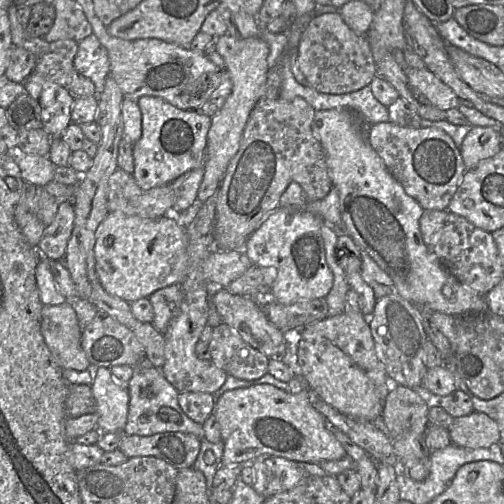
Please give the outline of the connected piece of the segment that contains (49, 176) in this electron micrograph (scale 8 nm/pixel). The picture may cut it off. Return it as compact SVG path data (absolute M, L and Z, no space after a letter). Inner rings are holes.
M18 149L13 151L12 159L19 168L24 181L36 186L44 186L53 181L55 165L47 156L20 153Z

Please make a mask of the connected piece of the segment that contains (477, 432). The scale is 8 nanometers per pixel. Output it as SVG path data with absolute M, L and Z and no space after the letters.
M478 411L454 417L448 431L452 443L468 449L486 448L502 441L496 421Z

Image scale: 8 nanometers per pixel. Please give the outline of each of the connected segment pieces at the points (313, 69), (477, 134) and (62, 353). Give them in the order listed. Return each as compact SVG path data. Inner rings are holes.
M339 11L312 17L297 47L297 64L307 85L321 93L354 92L370 85L376 76L376 64L367 37L349 28Z
M473 126L460 147L466 170L474 168L481 160L497 154L502 148L500 129L488 126Z
M70 302L43 305L40 328L48 349L62 369L87 370L90 363L81 346L83 328Z

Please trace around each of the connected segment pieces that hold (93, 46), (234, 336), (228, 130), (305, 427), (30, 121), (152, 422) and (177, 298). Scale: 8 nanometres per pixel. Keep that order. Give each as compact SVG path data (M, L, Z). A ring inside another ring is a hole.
M93 33L78 42L73 66L94 83L98 98L104 90L106 78L110 75L110 62L106 48Z
M224 323L212 329L209 350L211 360L227 375L243 380L255 380L268 373L269 358Z
M227 33L214 38L214 42L217 53L224 60L224 68L231 77L232 90L223 106L211 117L205 149L204 174L197 194L199 202L206 201L218 190L231 158L240 147L249 114L265 92L268 72L269 48L259 37L238 39Z
M257 384L225 391L216 400L212 415L216 417L224 444L221 465L230 466L254 460L261 455L280 456L295 462L317 463L321 460L340 460L347 456L342 444L327 428L327 418L311 403L308 389L286 392L271 384Z
M28 92L20 94L5 110L8 124L17 132L43 127L40 105Z
M155 366L148 369L134 367L133 371L134 374L127 383L129 407L127 422L122 430L123 435L151 436L163 432L180 431L183 433L193 434L199 439L204 438L202 425L190 419L182 410L178 402L179 392L165 378L161 372L161 368L157 368ZM164 406L173 408L179 413L180 423L165 422L158 417L159 409Z
M174 284L156 290L148 297L153 310L154 318L151 322L153 327L163 333L170 320L178 314L183 300L180 284Z

